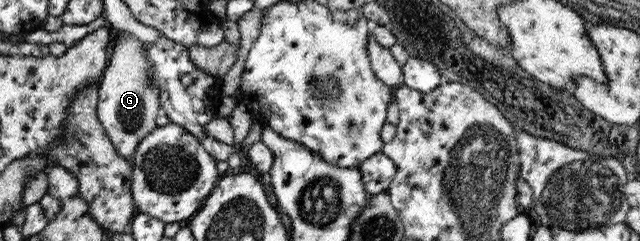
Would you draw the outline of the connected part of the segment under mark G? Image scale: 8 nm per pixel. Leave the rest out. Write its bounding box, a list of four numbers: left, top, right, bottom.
[96,30,162,159]

